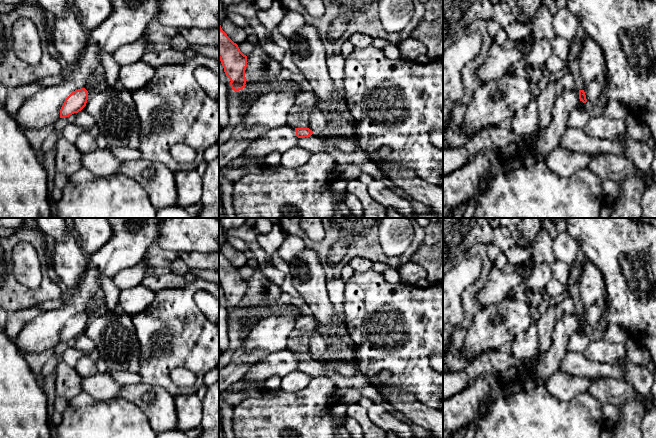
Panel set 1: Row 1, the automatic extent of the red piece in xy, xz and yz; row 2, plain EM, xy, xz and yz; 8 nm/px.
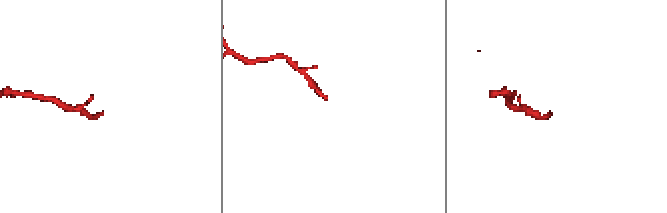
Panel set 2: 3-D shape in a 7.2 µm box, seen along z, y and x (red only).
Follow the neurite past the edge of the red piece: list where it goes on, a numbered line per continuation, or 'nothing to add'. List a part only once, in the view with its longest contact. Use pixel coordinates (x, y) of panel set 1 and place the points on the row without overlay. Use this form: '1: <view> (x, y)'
1: xz (314, 368)

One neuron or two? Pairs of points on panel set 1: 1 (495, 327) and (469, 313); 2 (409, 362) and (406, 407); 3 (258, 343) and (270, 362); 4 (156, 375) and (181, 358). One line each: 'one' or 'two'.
1: two
2: two
3: two
4: one

